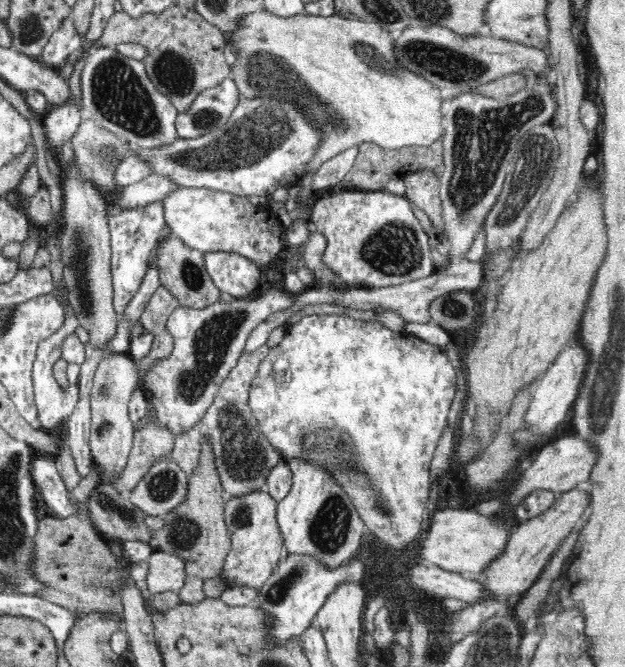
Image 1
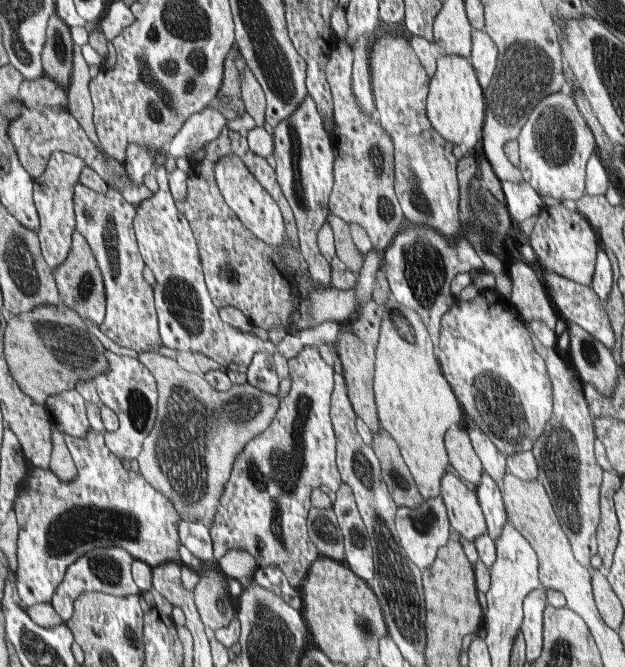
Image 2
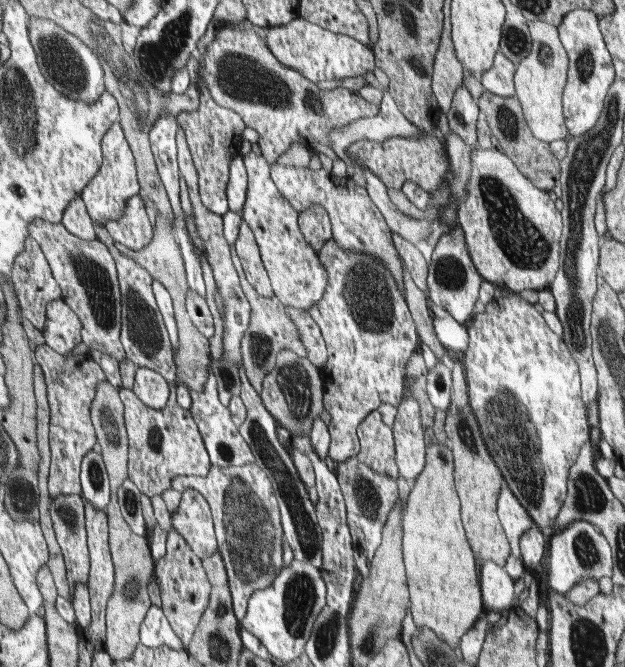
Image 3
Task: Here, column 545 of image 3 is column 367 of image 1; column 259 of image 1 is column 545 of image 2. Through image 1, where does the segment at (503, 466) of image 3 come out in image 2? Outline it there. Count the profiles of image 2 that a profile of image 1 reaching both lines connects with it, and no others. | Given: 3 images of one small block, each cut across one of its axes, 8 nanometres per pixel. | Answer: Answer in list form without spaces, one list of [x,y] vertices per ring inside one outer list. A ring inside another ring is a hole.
[[[482,289],[470,302],[461,301],[441,321],[441,338],[437,348],[441,370],[461,398],[466,414],[488,435],[504,456],[533,449],[533,443],[546,430],[553,416],[554,396],[550,386],[549,368],[530,340],[524,320],[513,304],[496,290]]]

